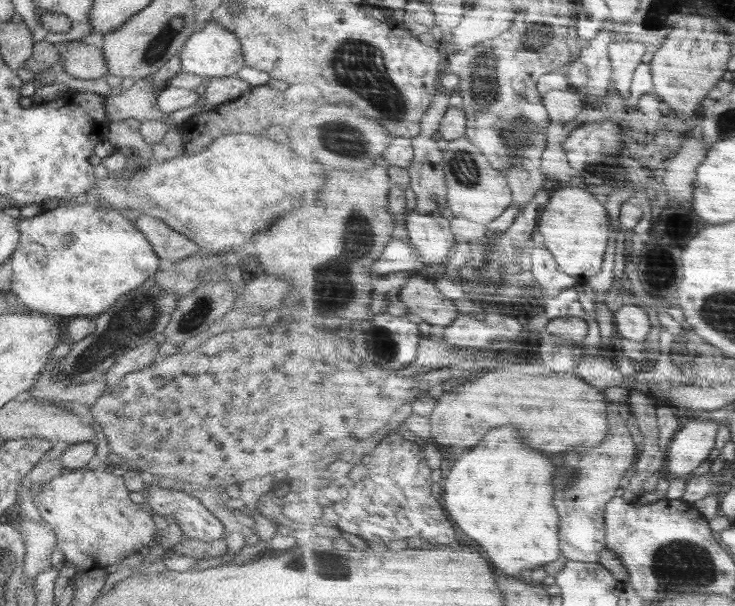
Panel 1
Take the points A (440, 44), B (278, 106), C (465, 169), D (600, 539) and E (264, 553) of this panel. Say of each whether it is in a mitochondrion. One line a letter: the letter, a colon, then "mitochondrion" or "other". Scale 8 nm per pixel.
A: other
B: other
C: mitochondrion
D: other
E: other

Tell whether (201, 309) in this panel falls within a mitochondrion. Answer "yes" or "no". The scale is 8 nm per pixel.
yes

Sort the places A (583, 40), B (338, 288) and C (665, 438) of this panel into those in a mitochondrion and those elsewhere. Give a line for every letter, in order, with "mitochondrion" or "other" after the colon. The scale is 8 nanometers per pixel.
A: other
B: mitochondrion
C: other

